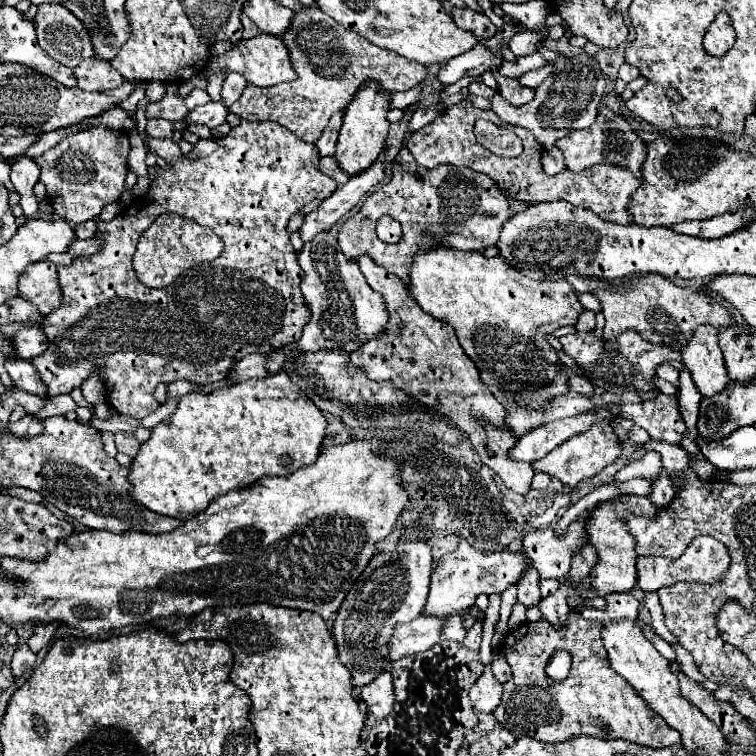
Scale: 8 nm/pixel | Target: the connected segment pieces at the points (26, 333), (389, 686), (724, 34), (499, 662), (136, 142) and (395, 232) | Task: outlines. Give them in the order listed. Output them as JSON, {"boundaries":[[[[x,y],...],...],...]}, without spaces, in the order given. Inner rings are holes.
{"boundaries":[[[[24,326],[10,340],[16,344],[16,358],[32,360],[46,350],[46,336],[38,326]]],[[[386,670],[382,676],[376,676],[372,684],[366,684],[360,690],[360,698],[366,702],[370,714],[374,714],[378,720],[386,718],[394,706],[394,684],[390,672]]],[[[718,14],[704,36],[704,48],[708,54],[722,56],[726,50],[732,48],[732,44],[734,44],[734,28],[730,22],[730,16]]],[[[498,648],[493,649],[492,651],[492,671],[495,678],[503,684],[508,681],[512,676],[512,671],[509,664],[506,662],[505,658],[502,657],[499,653]]],[[[134,120],[134,126],[130,130],[130,154],[128,154],[128,168],[140,178],[140,176],[148,176],[148,170],[146,170],[146,146],[142,142],[142,138],[138,136],[136,132],[136,120]]],[[[382,216],[382,218],[378,220],[376,232],[378,232],[378,238],[382,238],[382,240],[386,240],[386,242],[392,242],[392,244],[400,242],[400,236],[402,236],[400,224],[398,224],[394,218],[390,218],[390,216]]]]}

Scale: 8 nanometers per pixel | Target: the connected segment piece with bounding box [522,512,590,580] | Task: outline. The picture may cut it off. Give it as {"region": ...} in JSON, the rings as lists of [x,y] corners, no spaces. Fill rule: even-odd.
{"region":[[[584,512],[580,520],[576,520],[568,534],[562,540],[552,532],[552,528],[530,530],[524,536],[524,546],[528,554],[528,562],[538,568],[540,578],[564,578],[570,571],[570,558],[586,542],[584,520],[590,512]]]}

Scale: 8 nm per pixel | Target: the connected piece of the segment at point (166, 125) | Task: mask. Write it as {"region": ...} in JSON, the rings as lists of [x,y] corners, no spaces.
{"region":[[[148,120],[146,132],[150,138],[170,138],[172,136],[172,122],[166,120]]]}

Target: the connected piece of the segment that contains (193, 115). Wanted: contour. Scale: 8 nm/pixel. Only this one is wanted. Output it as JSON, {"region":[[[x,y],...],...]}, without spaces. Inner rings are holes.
{"region":[[[218,100],[218,102],[208,102],[204,106],[194,108],[184,120],[186,120],[187,126],[190,124],[205,124],[213,129],[221,125],[226,120],[226,116],[228,116],[228,106],[224,104],[224,100]]]}

